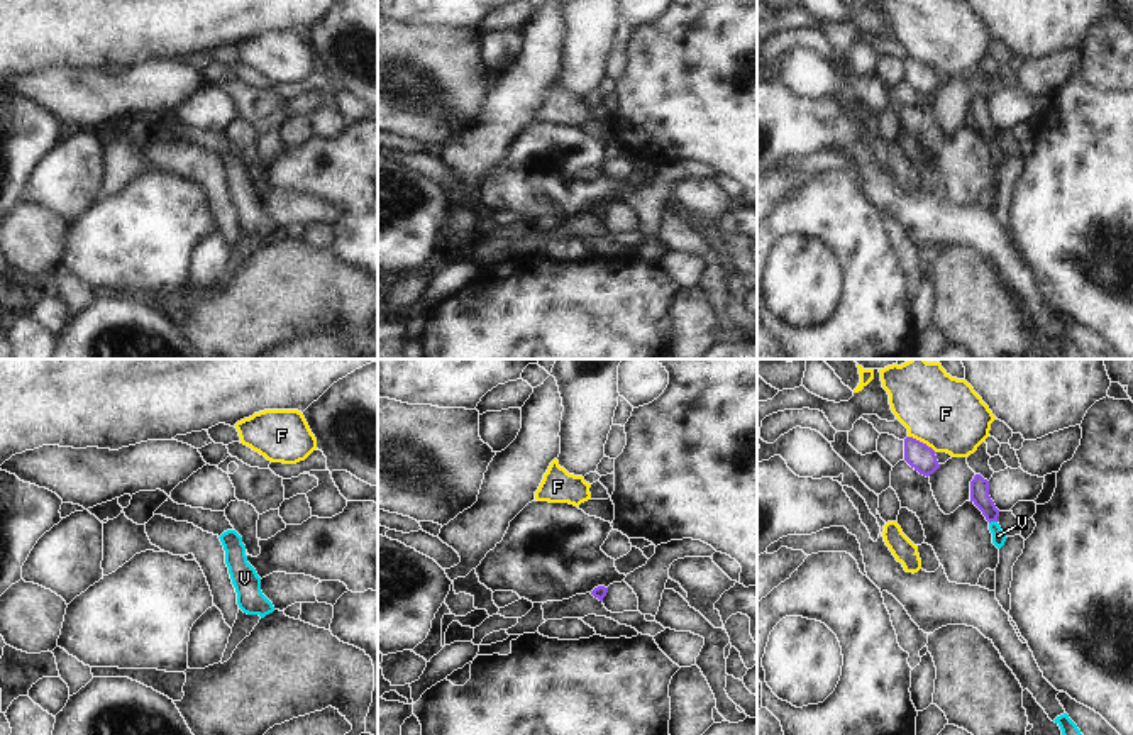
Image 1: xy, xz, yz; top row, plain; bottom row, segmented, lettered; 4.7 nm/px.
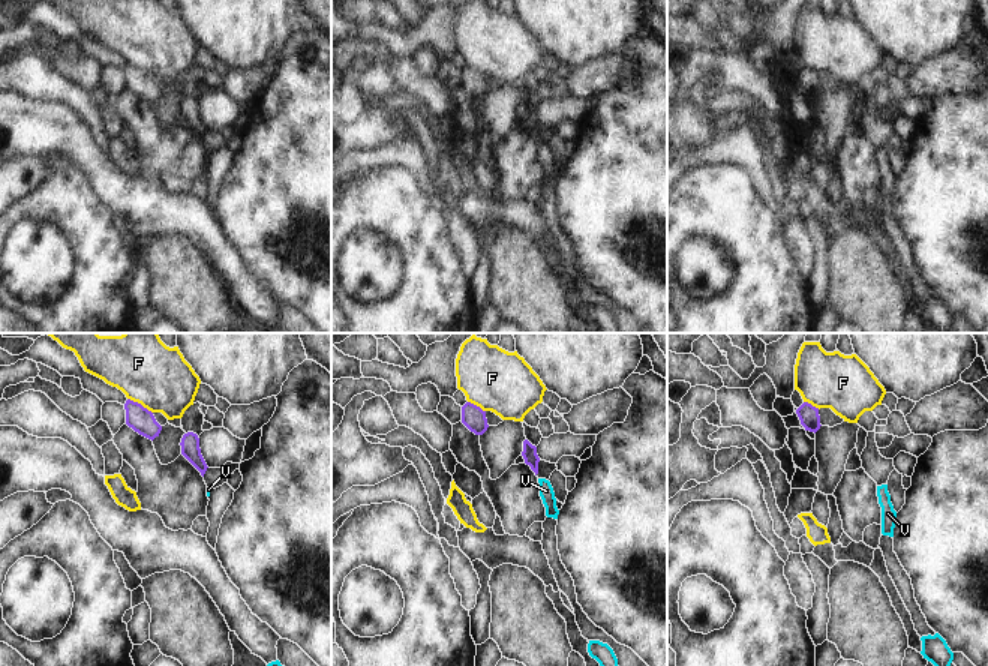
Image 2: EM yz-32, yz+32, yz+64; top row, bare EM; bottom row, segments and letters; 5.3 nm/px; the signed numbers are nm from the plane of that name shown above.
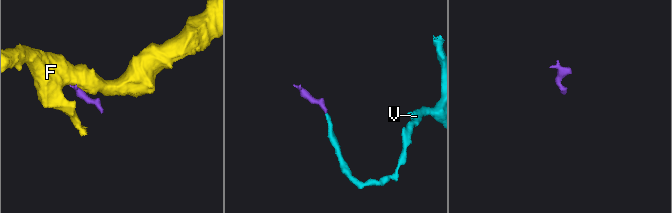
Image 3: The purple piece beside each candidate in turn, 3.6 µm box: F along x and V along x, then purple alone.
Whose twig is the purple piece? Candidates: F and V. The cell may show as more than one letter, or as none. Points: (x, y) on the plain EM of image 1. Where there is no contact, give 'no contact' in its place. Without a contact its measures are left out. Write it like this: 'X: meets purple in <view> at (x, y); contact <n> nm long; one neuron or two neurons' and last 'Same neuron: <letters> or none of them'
F: meets purple in yz at (922, 63); contact 160 nm long; two neurons
V: meets purple in yz at (993, 141); contact 40 nm long; one neuron
Same neuron: V

